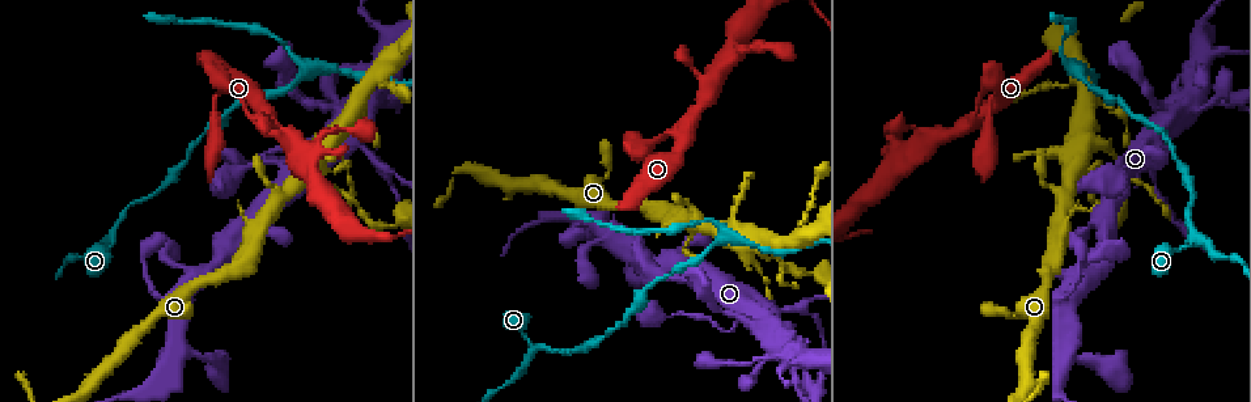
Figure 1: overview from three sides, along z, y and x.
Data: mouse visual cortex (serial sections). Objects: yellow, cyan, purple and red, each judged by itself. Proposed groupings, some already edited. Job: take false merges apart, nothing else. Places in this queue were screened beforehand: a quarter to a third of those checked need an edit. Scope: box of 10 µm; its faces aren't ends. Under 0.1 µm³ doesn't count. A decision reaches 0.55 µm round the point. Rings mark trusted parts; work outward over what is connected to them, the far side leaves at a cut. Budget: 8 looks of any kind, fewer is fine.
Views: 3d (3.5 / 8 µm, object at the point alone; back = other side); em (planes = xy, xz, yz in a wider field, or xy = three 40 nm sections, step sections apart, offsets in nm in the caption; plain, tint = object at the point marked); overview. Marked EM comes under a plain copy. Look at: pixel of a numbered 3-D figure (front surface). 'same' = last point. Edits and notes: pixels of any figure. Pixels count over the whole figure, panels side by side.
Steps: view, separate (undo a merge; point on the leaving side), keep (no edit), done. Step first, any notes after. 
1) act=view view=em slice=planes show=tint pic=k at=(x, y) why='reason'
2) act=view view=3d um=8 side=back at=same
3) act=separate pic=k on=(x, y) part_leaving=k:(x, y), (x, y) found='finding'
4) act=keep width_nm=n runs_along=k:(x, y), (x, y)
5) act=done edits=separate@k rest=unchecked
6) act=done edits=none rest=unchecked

act=view view=3d um=3.5 pic=1 at=(378, 164) why='thick turns thin'

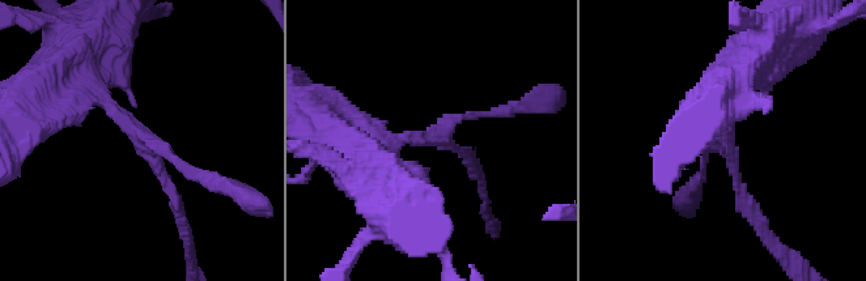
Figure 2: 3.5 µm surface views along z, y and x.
act=view view=em slice=planes show=tint pic=2 at=(138, 138) arms=3 arm_widths_nm=100,150,250

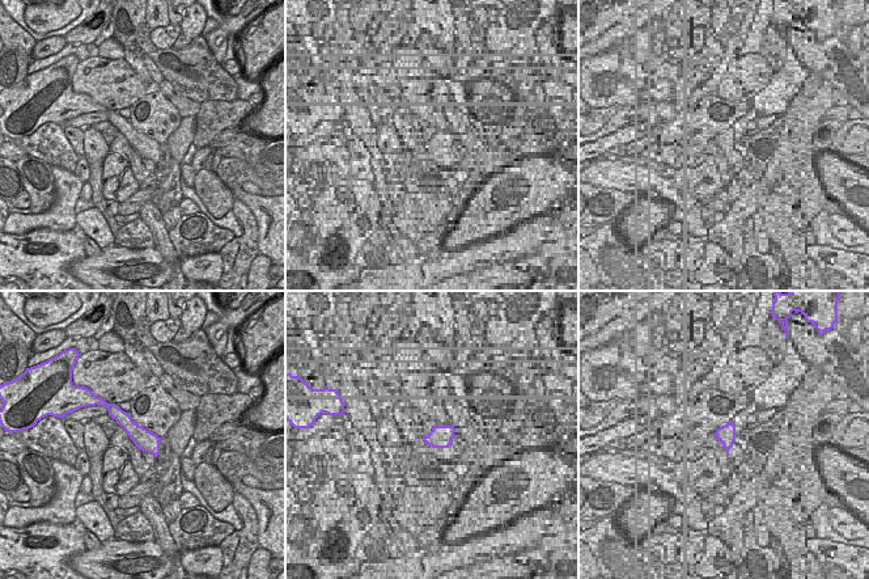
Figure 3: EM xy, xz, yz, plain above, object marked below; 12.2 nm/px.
act=keep width_nm=260 runs_along=2:(67, 92), (92, 92), (148, 144), (175, 209) found='one cell here'

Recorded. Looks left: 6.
act=view view=3d um=3.5 pic=1 at=(790, 356) why='four or more arms meet'

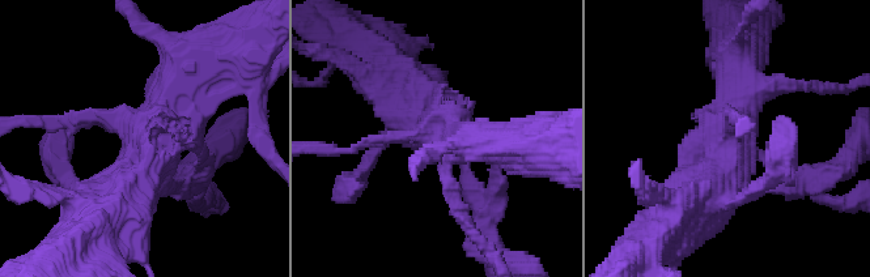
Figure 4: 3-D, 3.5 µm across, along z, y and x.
act=view view=em slice=xy step=2 show=tint pic=4 at=(443, 138)

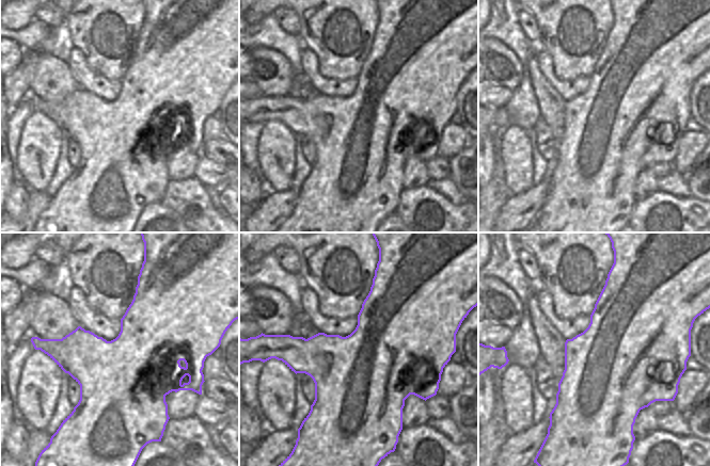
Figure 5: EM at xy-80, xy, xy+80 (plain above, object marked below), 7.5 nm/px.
act=keep runs_along=4:(126, 199), (174, 82), (203, 73) found='continuous, no second cell'

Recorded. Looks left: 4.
act=view view=3d um=3.5 pic=1 at=(892, 135)

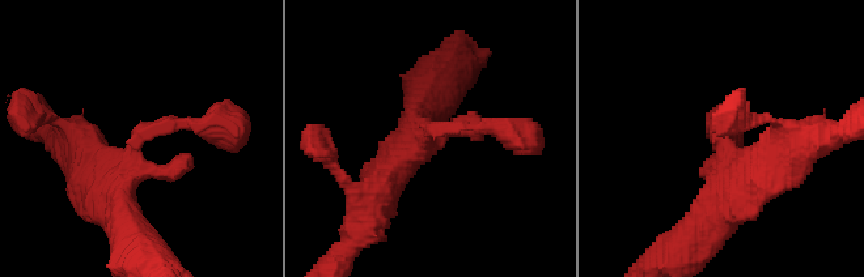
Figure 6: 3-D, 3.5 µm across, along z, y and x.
act=view view=em slice=xy step=1 show=tint pic=6 at=(147, 131) why='now the EM'

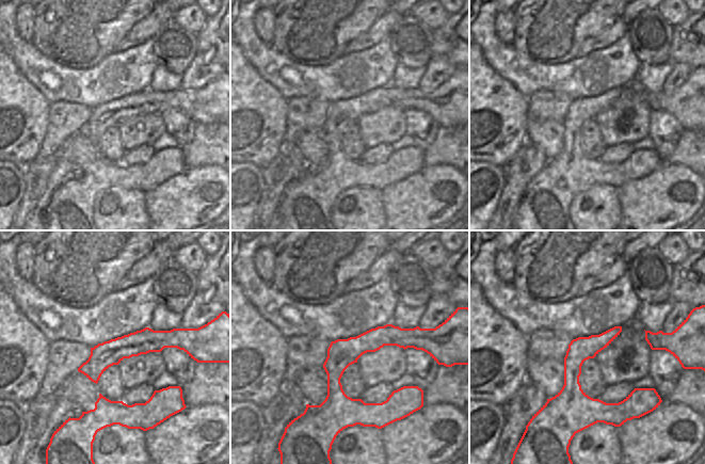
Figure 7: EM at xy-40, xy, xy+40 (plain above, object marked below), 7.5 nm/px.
act=keep found='continuous, no second cell'

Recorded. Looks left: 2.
act=view view=3d um=3.5 pic=1 at=(113, 241) why='sharp bend'

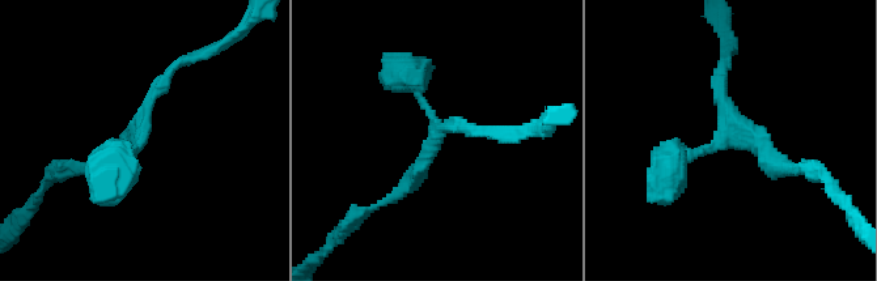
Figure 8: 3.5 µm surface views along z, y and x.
act=view view=em slice=xy step=1 show=tint pic=8 at=(736, 136) arms=3 arm_widths_nm=150,200,250 why='now the EM'

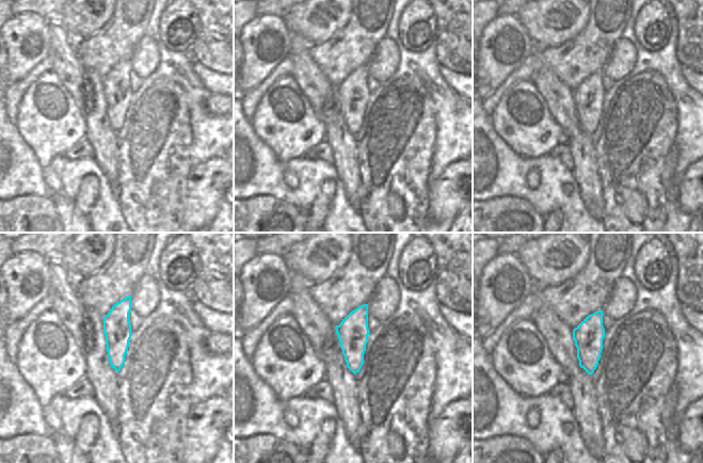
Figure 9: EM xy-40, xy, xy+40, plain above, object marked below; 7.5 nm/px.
act=keep runs_along=8:(669, 167), (725, 135), (793, 167) found='one cell here'

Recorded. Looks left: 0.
act=done edits=none rest=unchecked

